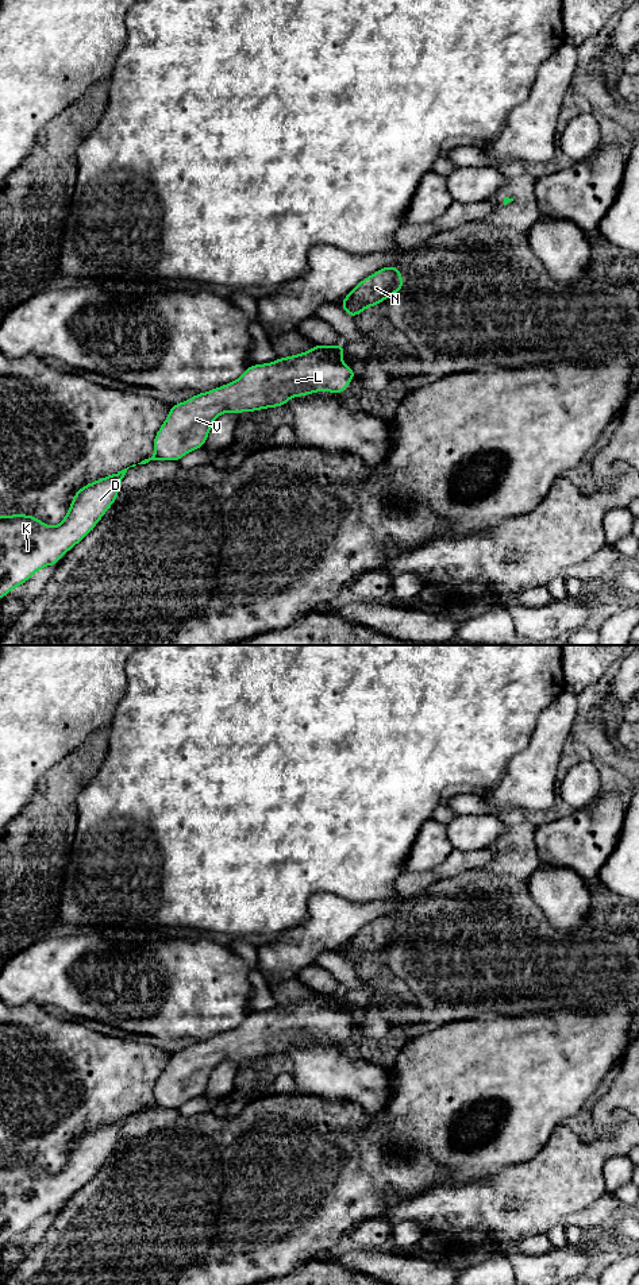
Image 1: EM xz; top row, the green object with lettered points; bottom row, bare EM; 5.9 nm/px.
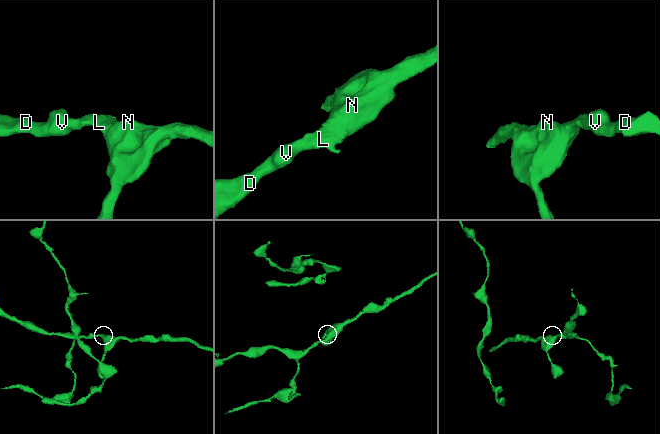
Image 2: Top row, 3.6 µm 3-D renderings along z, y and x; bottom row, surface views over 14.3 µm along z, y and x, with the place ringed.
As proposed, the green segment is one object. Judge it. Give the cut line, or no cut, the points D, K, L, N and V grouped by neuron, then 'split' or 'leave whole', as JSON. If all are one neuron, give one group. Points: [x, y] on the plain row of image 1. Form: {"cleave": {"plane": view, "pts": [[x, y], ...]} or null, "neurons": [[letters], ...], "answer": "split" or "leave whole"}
{"cleave": null, "neurons": [["D", "K", "L", "N", "V"]], "answer": "leave whole"}

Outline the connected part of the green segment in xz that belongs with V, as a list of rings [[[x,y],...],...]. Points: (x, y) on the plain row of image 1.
[[[344,992],[319,993],[309,999],[277,1006],[272,1011],[251,1012],[240,1026],[170,1054],[169,1062],[159,1074],[154,1089],[154,1103],[138,1112],[150,1108],[178,1110],[186,1101],[203,1096],[216,1065],[223,1061],[255,1060],[286,1053],[292,1045],[304,1045],[316,1039],[344,1041],[347,1031],[354,1029],[355,1018],[342,1011]]]

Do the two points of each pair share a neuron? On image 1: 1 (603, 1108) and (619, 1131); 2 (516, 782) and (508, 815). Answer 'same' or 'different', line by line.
1: different
2: different

